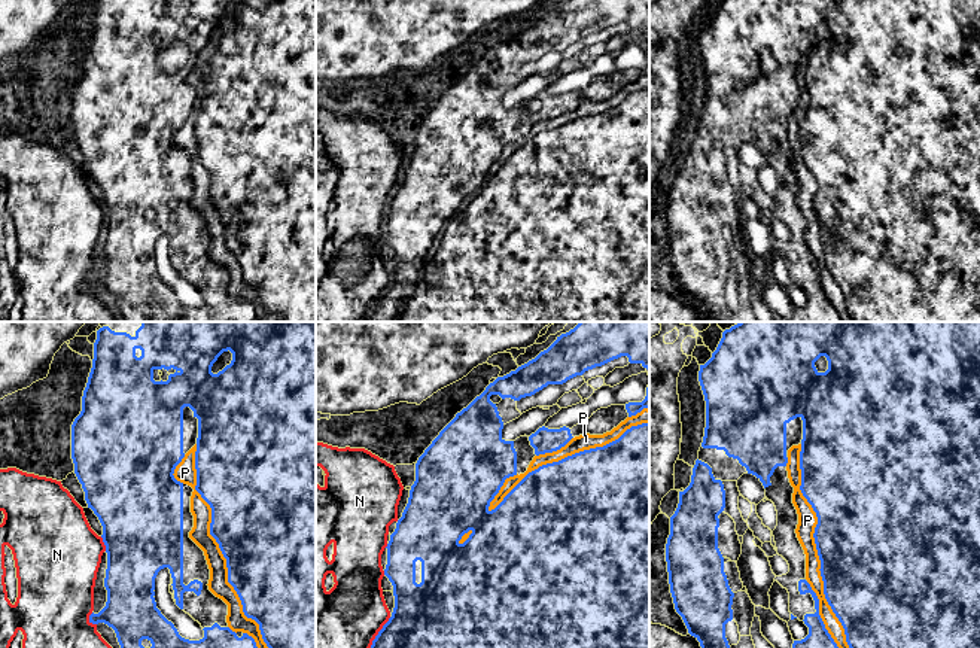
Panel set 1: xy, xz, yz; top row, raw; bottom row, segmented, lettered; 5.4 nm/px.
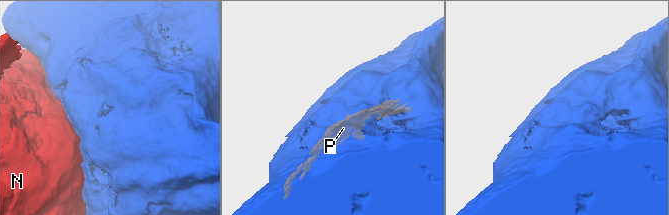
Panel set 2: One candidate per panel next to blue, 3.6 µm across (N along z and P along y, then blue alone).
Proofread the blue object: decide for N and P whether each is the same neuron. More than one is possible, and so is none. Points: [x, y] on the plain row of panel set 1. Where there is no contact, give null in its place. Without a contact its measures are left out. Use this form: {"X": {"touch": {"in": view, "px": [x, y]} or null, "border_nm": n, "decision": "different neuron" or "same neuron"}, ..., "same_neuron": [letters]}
{"N": {"touch": {"in": "xy", "px": [90, 286]}, "border_nm": 80, "decision": "different neuron"}, "P": {"touch": {"in": "xy", "px": [221, 216]}, "border_nm": 1200, "decision": "same neuron"}, "same_neuron": ["P"]}

